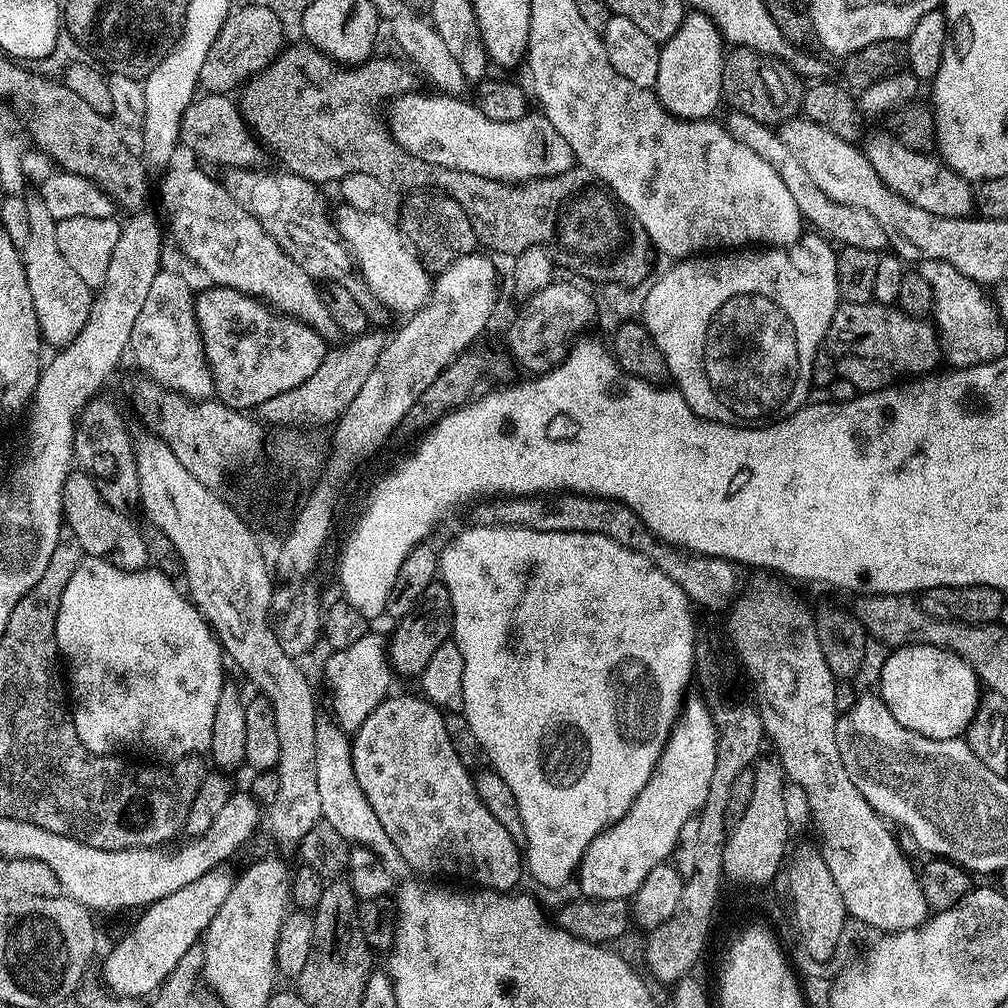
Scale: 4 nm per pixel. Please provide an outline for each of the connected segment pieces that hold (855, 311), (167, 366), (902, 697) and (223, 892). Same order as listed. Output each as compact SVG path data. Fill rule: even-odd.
M869 302L866 304L841 303L828 327L826 347L836 363L839 379L854 382L861 393L877 392L890 384L928 374L941 363L940 337L927 319L907 316L899 307Z
M168 270L156 275L146 293L146 303L134 321L129 351L136 355L136 364L147 379L158 381L163 388L169 388L188 400L213 399L216 384L198 330L196 296L186 277Z
M906 644L888 654L880 668L878 695L896 721L926 738L963 737L982 695L982 683L974 669L958 654L934 645Z
M220 865L174 894L143 909L133 928L113 946L104 960L104 984L111 995L144 998L163 984L178 962L203 937L205 929L233 889L235 873Z

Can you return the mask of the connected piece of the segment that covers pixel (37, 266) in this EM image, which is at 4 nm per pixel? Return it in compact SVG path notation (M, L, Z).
M39 198L28 200L30 212L30 238L22 245L26 282L30 282L30 298L34 298L34 310L38 314L40 335L43 343L67 346L78 338L78 334L87 319L90 318L94 290L62 258L62 250L58 250L56 241L56 221Z

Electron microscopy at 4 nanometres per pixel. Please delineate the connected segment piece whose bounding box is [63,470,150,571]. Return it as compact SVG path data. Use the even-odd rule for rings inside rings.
M82 470L69 473L64 481L63 512L65 525L71 537L79 542L81 551L92 557L102 557L120 569L140 571L149 565L148 551L141 529L128 522L123 511L110 507L100 494L93 480Z

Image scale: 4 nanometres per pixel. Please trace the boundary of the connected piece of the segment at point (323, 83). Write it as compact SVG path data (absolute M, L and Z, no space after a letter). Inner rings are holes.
M289 43L275 60L270 61L261 72L239 89L240 113L244 115L249 128L262 141L263 147L267 151L269 148L284 163L281 165L287 171L306 178L317 186L323 186L327 180L338 182L346 178L346 174L357 172L379 178L393 193L411 194L420 190L420 182L424 180L423 160L398 146L398 142L392 139L392 133L389 132L381 113L379 116L372 109L376 104L376 96L388 102L413 91L413 69L407 63L399 64L388 56L380 55L365 60L363 64L341 66L311 44L299 43Z

